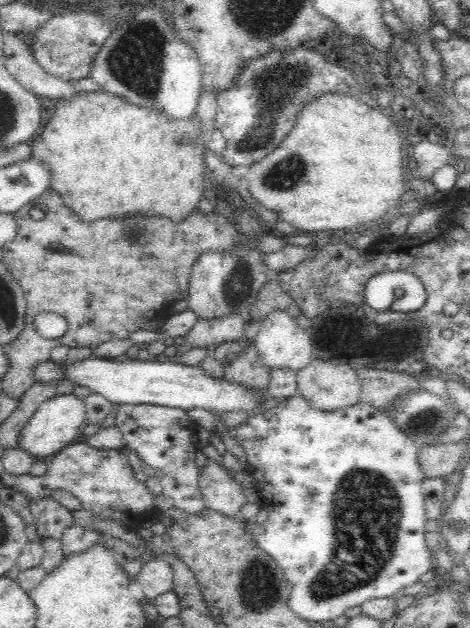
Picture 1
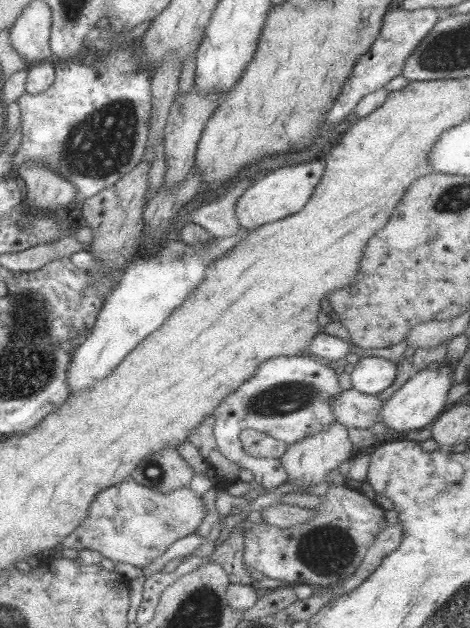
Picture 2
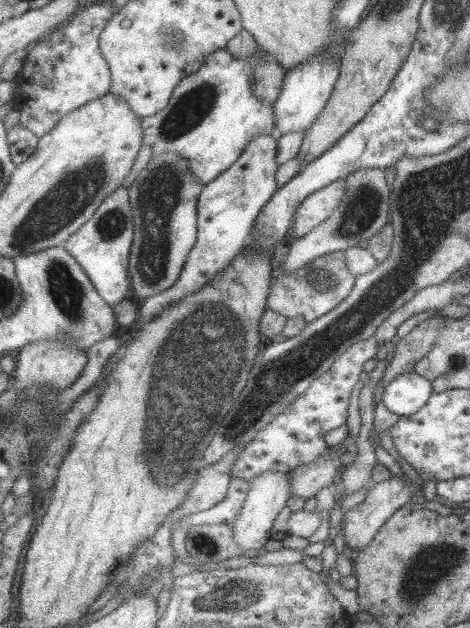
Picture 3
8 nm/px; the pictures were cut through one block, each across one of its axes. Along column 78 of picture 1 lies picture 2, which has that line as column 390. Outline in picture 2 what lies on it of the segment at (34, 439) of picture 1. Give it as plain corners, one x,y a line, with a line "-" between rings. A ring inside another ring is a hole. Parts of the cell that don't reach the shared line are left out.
446,360
442,363
442,368
430,368
424,372
413,373
411,379
404,385
396,394
387,401
386,408
383,410
381,422
388,426
386,435
389,439
403,438
410,430
422,430
431,427
448,409
448,390
452,388
452,376
454,368
450,368
451,360

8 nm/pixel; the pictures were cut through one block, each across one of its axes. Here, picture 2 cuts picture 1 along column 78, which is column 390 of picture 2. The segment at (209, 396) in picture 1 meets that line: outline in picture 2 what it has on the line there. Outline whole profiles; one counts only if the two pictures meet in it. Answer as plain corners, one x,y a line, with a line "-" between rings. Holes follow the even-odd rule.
368,356
356,364
352,376
355,389
365,394
379,395
398,380
398,364
388,358

